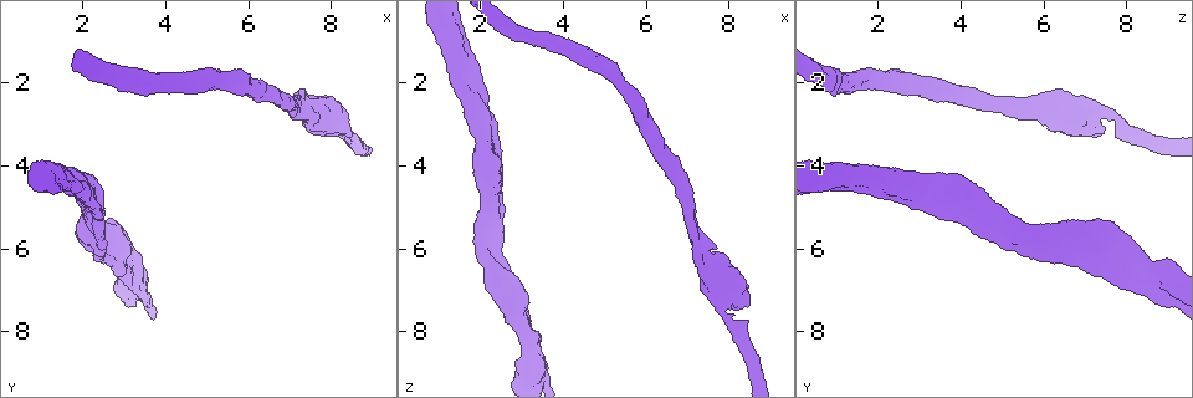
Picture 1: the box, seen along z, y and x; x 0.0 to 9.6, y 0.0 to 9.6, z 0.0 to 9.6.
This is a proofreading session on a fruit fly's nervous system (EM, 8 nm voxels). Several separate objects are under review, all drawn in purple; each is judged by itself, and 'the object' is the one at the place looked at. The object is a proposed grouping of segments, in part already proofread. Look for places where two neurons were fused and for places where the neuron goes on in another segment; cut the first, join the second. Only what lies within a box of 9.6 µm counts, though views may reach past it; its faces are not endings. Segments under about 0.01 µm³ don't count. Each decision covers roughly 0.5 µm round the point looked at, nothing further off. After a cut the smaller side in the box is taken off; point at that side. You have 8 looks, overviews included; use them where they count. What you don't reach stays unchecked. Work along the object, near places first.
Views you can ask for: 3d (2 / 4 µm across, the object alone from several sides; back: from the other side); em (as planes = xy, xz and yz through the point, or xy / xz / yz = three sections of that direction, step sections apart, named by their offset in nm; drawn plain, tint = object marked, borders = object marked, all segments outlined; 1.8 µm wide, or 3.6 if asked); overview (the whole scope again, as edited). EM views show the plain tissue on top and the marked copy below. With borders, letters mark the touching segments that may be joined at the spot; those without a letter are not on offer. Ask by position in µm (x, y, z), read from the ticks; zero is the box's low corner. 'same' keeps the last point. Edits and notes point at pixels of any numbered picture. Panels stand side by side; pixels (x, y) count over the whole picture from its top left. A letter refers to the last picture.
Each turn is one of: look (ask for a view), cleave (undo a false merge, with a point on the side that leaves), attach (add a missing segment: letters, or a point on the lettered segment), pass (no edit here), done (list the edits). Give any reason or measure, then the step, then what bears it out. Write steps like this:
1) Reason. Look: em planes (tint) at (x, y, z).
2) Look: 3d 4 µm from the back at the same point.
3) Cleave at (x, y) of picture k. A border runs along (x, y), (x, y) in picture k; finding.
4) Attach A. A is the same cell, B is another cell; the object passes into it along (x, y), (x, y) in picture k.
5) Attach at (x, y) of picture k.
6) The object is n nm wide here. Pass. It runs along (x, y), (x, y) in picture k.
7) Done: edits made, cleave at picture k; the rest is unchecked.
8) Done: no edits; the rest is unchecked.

Three arms meet. Look: em 3.6 µm planes (borders) at (2.15, 4.80, 3.60).

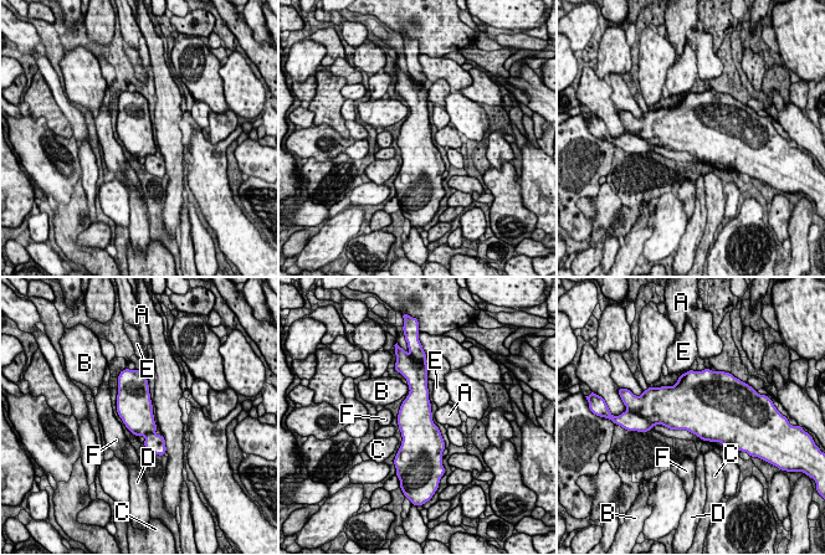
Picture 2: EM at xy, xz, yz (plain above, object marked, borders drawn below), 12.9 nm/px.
Pass. A, B, C, D, E and F are other cells; a border runs along (162, 433), (167, 450) in picture 2; all the same neuron.

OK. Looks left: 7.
Look: em 3.6 µm planes (borders) at (2.80, 5.80, 7.35).

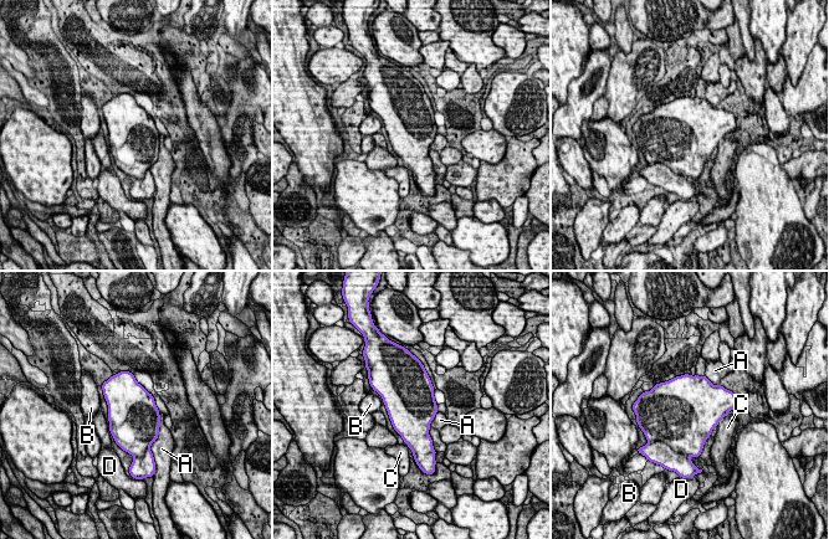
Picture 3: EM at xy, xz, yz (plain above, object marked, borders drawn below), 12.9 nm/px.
The object is 650 nm wide here. Pass. A, B, C and D are other cells; a border runs along (159, 412), (159, 434), (149, 450) in picture 3; all the same neuron.

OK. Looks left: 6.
Closes a loop. Look: 3d 4 µm at (3.50, 7.15, 9.10).

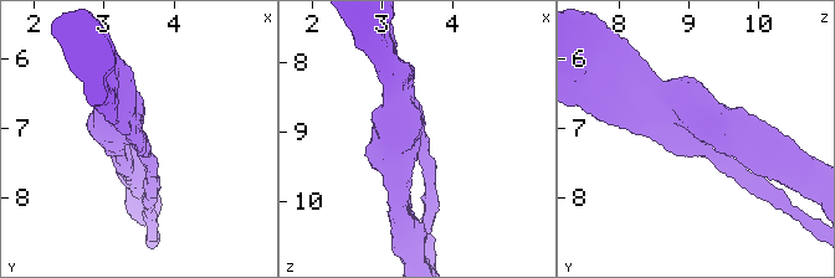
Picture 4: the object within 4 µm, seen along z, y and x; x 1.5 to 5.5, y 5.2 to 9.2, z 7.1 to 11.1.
Now the EM. Look: em 3.6 µm planes (borders) at (3.50, 7.20, 9.15).

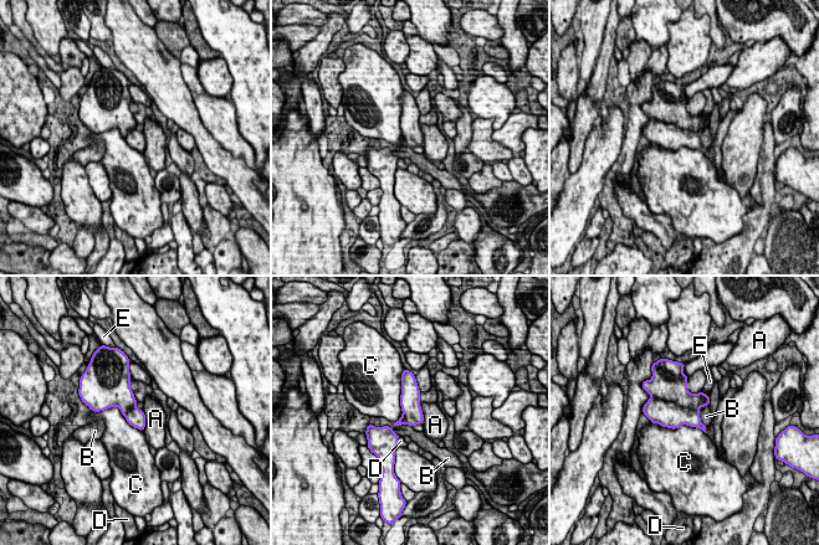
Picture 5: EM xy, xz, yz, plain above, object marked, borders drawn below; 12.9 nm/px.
The object is 240 nm wide here. Pass. A, B, C, D and E are other cells; a border runs along (421, 422), (411, 426) in picture 5; all the same neuron.

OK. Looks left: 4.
Done: no edits; the rest is unchecked.

